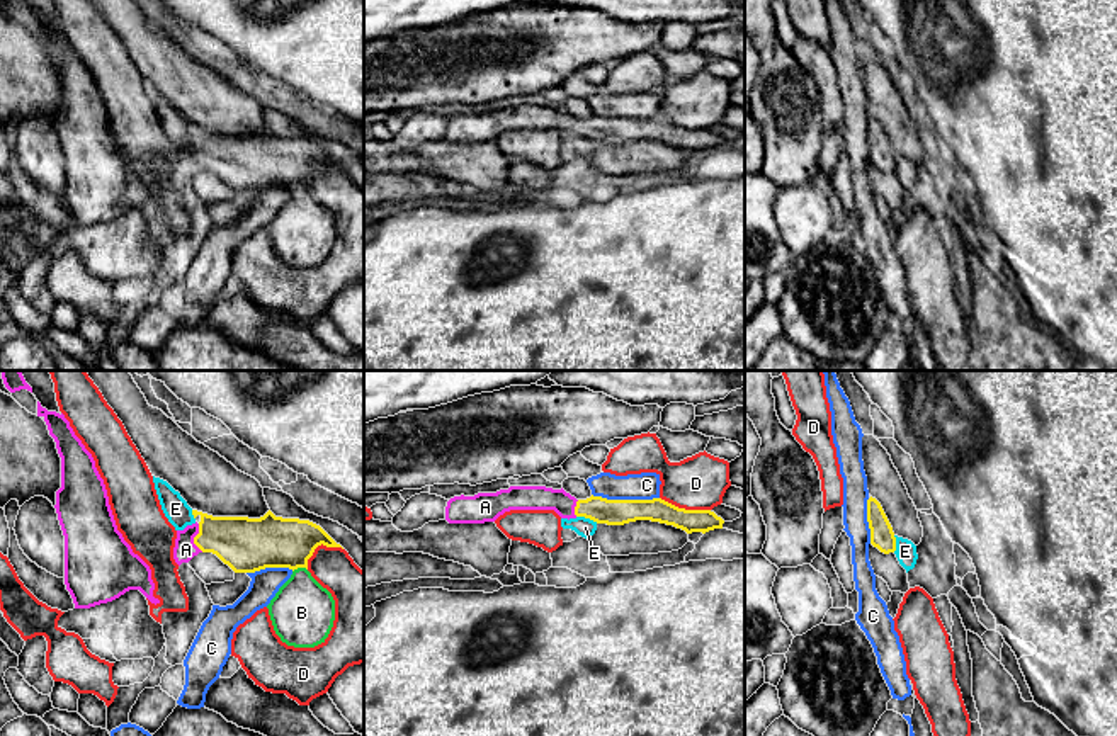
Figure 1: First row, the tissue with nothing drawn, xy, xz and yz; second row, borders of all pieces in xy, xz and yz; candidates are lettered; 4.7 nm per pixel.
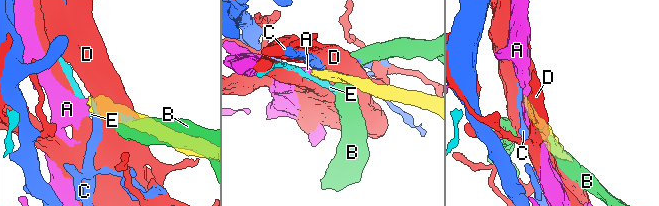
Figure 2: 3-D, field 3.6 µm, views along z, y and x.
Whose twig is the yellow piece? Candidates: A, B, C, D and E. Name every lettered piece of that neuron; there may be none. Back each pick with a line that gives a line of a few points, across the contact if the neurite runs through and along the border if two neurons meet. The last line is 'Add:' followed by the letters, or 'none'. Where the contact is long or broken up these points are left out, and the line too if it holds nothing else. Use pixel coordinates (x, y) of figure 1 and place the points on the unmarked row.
A: Line: xy (245, 164), (230, 157), (194, 157), (186, 169)
Add: A

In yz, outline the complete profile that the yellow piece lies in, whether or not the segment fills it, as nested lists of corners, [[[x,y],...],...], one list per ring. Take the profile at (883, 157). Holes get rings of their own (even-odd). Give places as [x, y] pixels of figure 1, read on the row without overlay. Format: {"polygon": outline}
{"polygon": [[[876,117],[867,119],[867,141],[870,148],[870,163],[881,172],[889,173],[896,170],[896,156],[893,146]]]}

